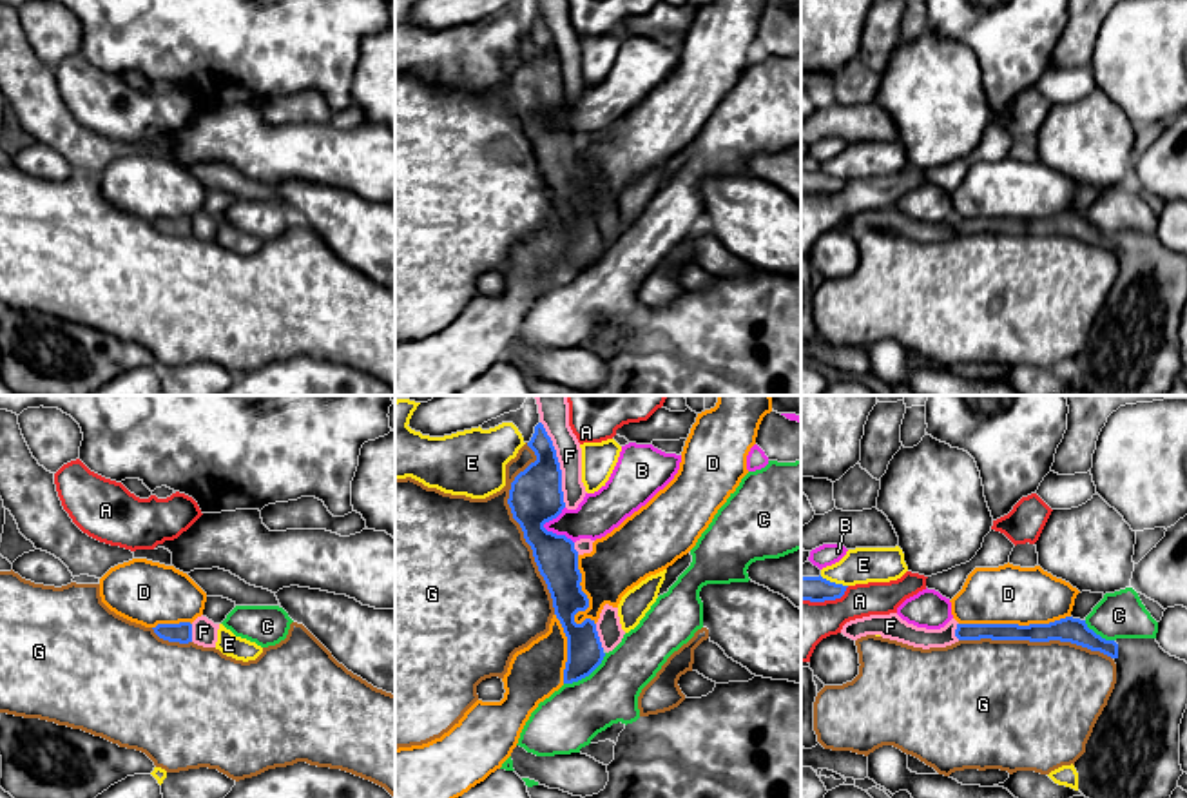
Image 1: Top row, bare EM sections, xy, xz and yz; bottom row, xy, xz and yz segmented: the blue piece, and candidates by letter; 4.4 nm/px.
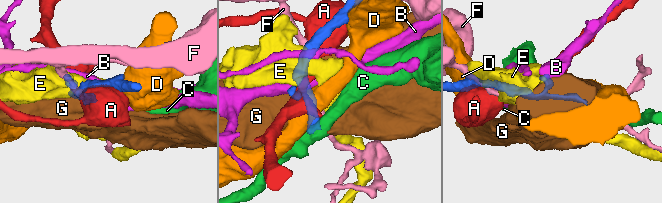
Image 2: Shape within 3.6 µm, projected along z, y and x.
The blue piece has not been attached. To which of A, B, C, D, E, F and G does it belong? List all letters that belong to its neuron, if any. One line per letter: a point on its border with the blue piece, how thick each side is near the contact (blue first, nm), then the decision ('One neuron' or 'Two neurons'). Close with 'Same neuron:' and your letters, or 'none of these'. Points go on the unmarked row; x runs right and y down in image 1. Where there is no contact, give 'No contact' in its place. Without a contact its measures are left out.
A: Touches blue at yz (825, 193). Thickness 110 nm (blue) against 220 nm. Two neurons
B: Touches blue at xz (546, 124). Thickness 240 nm (blue) against 190 nm. Two neurons
C: Touches blue at xz (586, 269). Thickness 160 nm (blue) against 280 nm. Two neurons
D: Touches blue at yz (1013, 218). Thickness 110 nm (blue) against 260 nm. Two neurons
E: Touches blue at yz (834, 176). Thickness 110 nm (blue) against 160 nm. Two neurons
F: Touches blue at xz (559, 58). Thickness 240 nm (blue) against 120 nm. Two neurons
G: Touches blue at xz (521, 120). Thickness 240 nm (blue) against 480 nm. Two neurons
Same neuron: none of these

